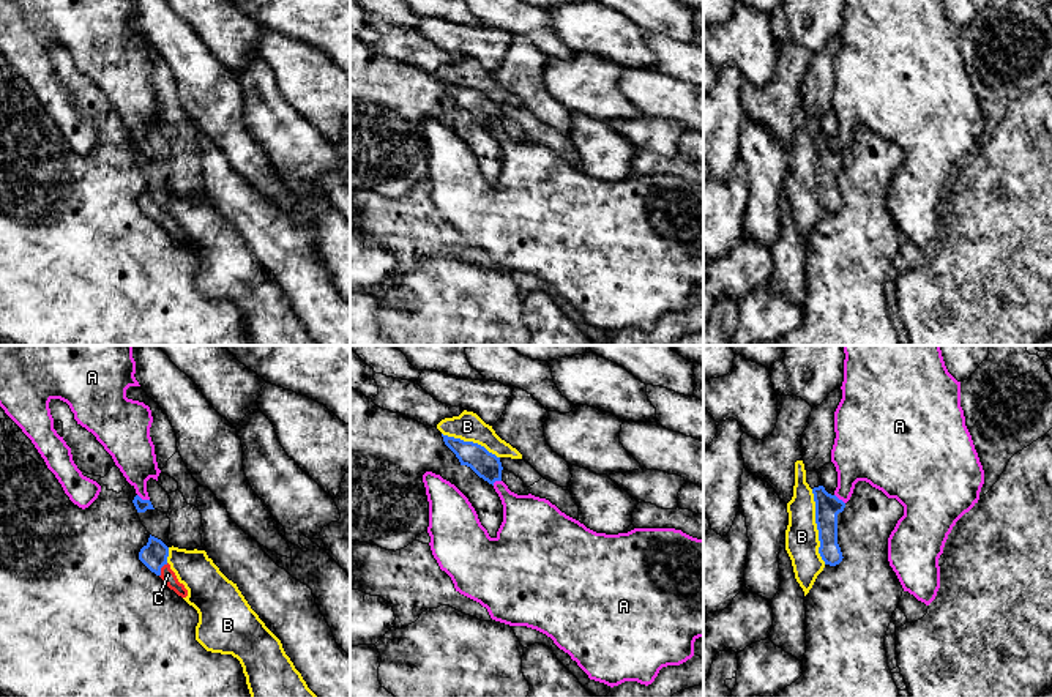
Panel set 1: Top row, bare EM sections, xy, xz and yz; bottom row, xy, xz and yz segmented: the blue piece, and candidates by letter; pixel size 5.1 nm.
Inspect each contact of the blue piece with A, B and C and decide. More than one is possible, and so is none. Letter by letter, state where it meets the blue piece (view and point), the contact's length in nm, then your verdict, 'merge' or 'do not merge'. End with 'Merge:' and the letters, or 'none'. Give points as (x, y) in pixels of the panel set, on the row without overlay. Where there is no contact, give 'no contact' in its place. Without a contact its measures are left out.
A: meets blue in xy at (144, 147); contact 70 nm long; do not merge
B: meets blue in yz at (817, 174); contact 400 nm long; do not merge
C: meets blue in xy at (160, 216); contact 80 nm long; merge
Merge: C

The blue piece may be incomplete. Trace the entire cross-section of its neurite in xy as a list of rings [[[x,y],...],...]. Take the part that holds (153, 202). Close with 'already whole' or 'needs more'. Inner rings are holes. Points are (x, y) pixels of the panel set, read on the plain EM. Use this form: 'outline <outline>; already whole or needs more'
outline [[[148,184],[148,189],[140,196],[139,207],[156,222],[159,222],[170,237],[173,237],[178,243],[186,244],[188,237],[183,230],[178,229],[175,219],[170,216],[167,210],[169,194],[158,184]]]; needs more

